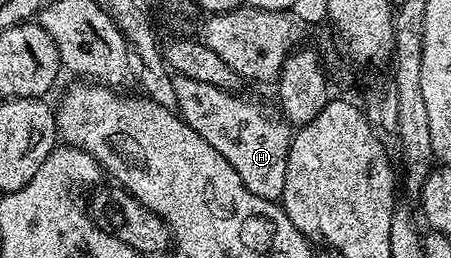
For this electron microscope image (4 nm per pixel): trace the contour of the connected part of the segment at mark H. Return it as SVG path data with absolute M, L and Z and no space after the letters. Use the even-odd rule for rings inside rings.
M182 77L174 82L178 114L237 169L237 177L245 181L245 189L262 199L282 200L292 128L282 118L267 119L261 104L242 99L235 91L223 91L217 85Z

